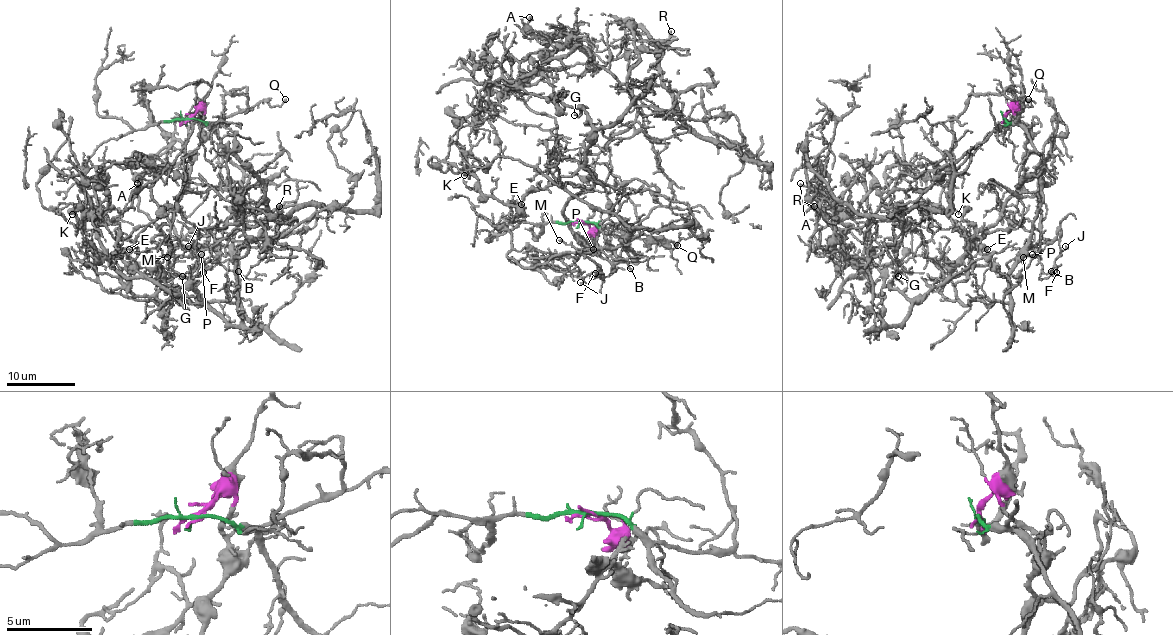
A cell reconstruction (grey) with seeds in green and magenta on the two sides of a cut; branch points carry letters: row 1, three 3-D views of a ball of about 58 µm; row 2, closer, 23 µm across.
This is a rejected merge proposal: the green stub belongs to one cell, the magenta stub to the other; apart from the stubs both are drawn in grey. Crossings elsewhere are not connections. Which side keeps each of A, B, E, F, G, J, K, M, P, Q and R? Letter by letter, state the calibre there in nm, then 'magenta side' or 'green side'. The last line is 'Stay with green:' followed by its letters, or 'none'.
A: 160 nm | magenta side
B: 120 nm | green side
E: 140 nm | magenta side
F: 70 nm | green side
G: 140 nm | magenta side
J: 130 nm | green side
K: 100 nm | magenta side
M: 180 nm | green side
P: 110 nm | green side
Q: 130 nm | green side
R: 170 nm | magenta side
Stay with green: B, F, J, M, P, Q

